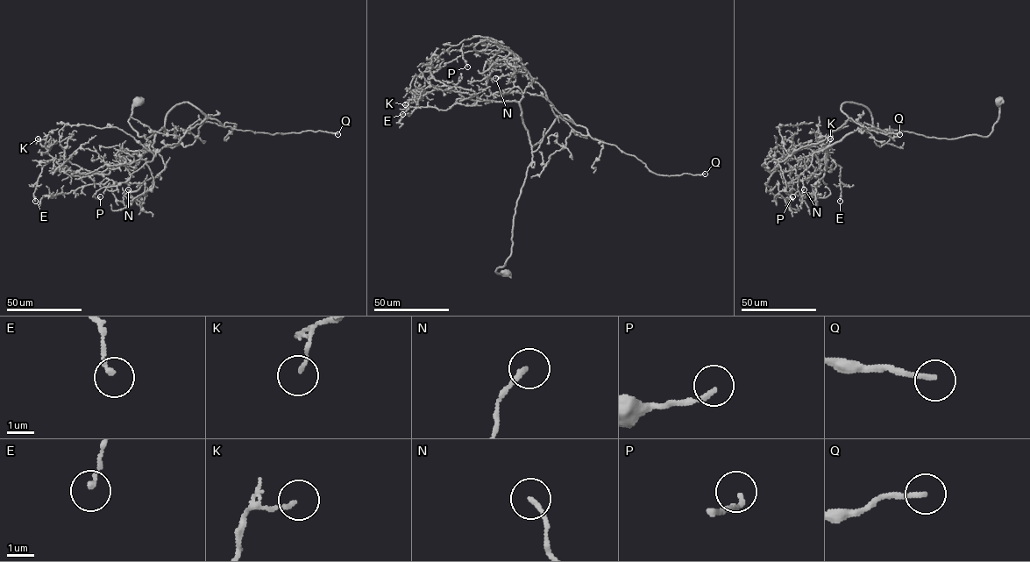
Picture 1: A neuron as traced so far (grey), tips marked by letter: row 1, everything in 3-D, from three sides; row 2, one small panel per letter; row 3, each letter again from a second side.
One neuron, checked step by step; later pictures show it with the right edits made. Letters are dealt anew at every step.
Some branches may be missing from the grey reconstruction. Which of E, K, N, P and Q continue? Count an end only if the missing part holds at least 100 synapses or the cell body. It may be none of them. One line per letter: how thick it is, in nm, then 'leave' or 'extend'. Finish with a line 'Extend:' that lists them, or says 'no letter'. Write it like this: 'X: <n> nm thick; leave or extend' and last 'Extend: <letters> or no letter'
E: 180 nm thick; leave
K: 110 nm thick; leave
N: 170 nm thick; leave
P: 170 nm thick; leave
Q: 180 nm thick; extend
Extend: Q

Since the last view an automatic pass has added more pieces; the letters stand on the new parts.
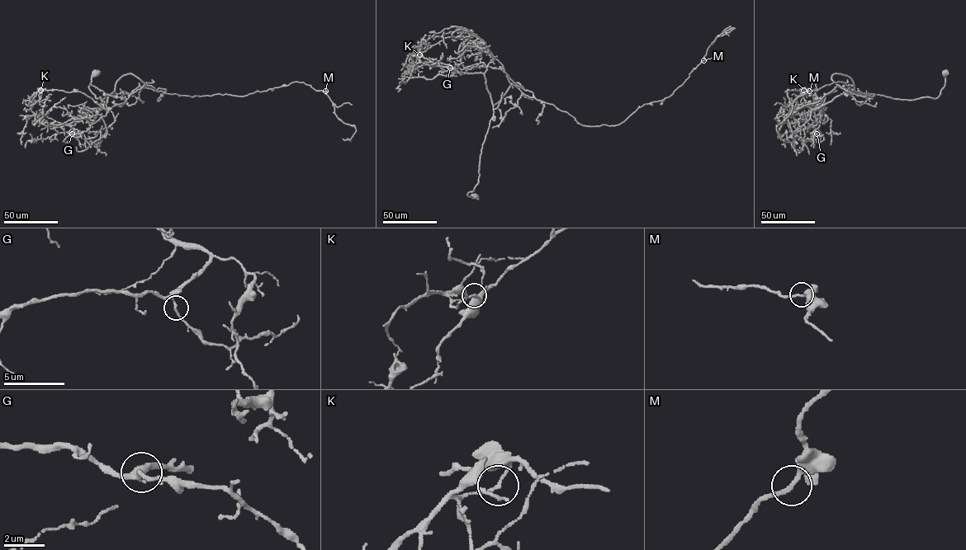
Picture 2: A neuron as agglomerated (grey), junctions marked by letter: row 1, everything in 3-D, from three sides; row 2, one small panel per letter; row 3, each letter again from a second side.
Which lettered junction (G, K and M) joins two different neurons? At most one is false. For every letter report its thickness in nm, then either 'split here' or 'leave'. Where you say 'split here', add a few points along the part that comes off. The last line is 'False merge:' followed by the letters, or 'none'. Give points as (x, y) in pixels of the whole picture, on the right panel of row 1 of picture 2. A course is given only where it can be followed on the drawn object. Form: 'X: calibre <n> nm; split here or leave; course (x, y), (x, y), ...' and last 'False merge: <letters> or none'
G: calibre 150 nm; leave
K: calibre 120 nm; split here; course (803, 90), (805, 101)
M: calibre 220 nm; leave
False merge: K

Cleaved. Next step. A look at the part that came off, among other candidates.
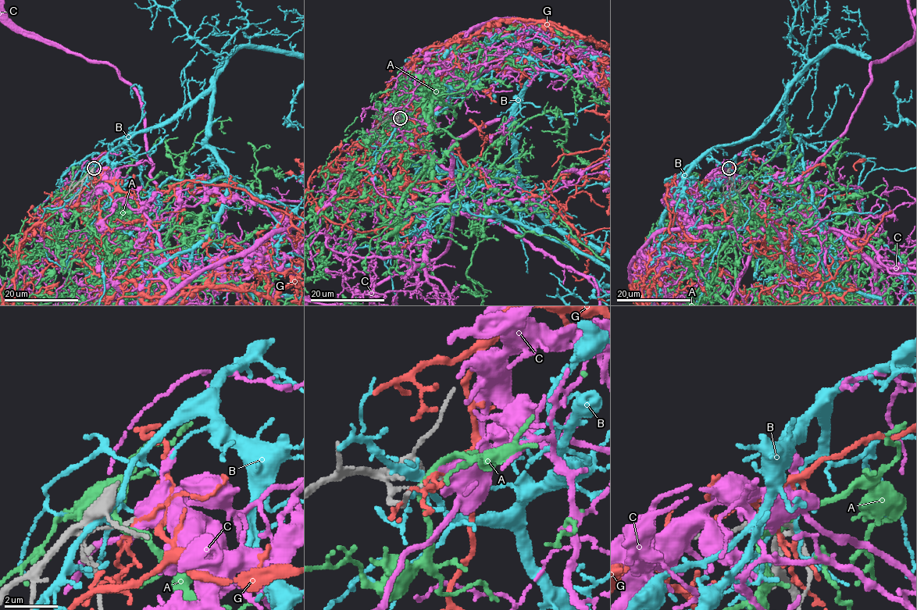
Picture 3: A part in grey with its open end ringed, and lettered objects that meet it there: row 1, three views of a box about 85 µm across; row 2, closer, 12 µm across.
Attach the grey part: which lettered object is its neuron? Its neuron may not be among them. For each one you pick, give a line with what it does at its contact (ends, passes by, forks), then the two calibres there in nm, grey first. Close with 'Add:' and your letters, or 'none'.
Add: none

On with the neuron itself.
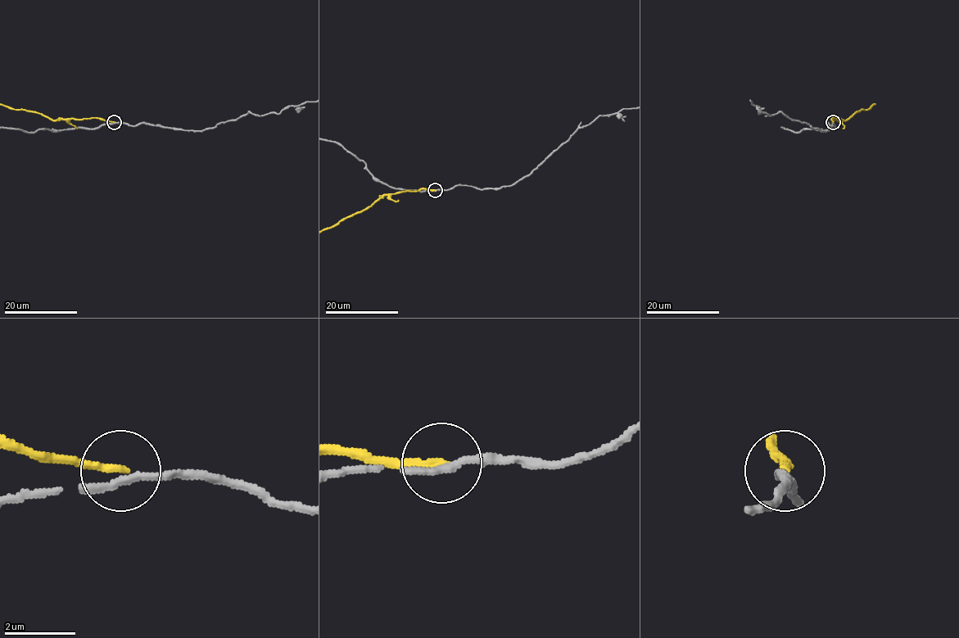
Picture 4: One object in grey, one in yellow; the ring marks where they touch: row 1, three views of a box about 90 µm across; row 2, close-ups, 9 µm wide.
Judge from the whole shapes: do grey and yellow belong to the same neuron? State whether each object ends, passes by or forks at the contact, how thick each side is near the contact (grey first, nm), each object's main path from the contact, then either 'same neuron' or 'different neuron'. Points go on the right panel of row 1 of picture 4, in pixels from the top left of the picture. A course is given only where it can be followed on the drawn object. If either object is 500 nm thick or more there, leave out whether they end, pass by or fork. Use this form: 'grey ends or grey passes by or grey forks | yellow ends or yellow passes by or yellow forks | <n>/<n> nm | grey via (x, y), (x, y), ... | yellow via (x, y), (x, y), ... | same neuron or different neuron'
grey ends | yellow ends | 280/240 nm | different neuron

